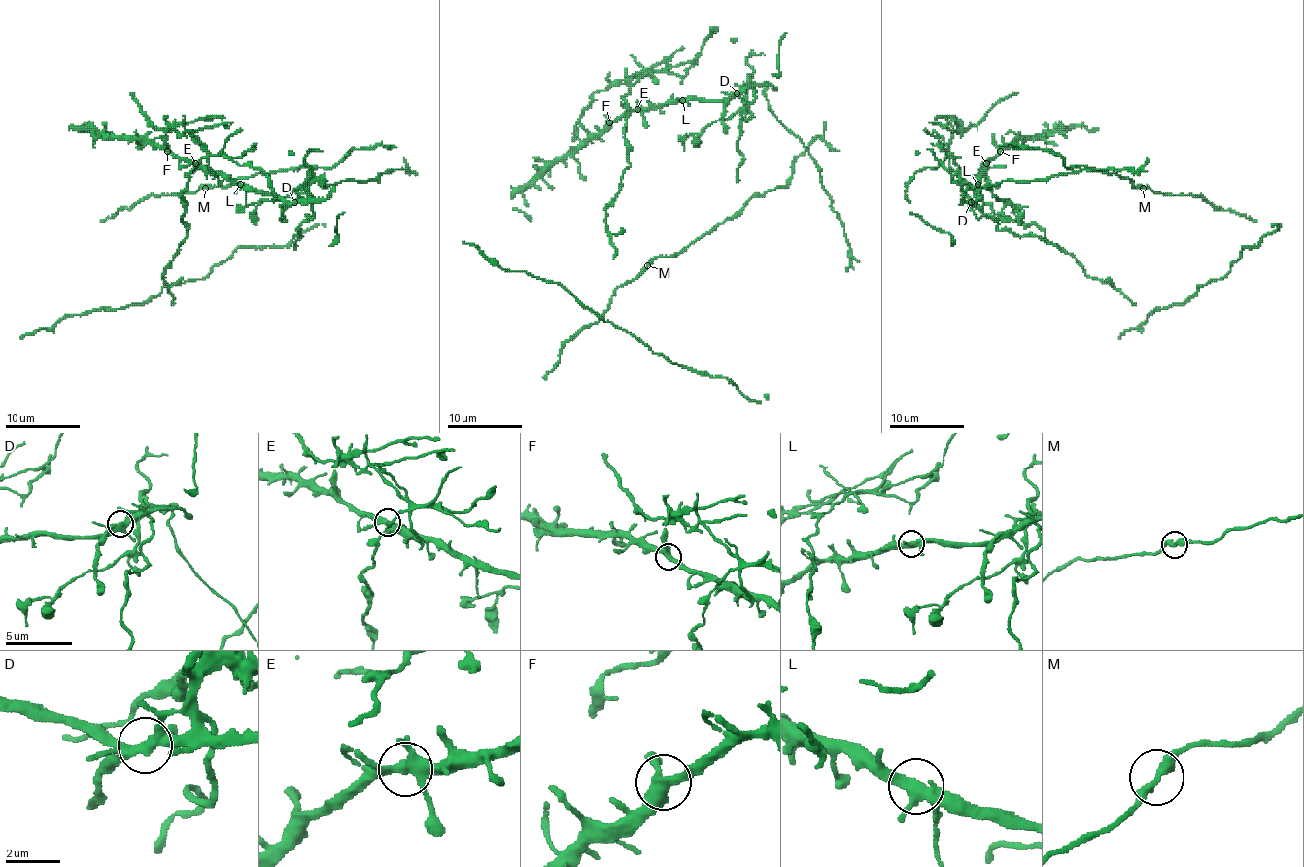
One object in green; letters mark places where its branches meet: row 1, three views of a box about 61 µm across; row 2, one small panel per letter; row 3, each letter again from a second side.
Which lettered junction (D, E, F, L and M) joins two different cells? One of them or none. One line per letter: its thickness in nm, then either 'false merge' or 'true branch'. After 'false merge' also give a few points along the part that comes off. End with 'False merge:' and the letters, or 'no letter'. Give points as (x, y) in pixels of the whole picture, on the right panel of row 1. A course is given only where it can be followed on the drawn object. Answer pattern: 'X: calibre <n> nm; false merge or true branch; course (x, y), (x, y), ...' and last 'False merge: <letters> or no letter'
D: calibre 380 nm; false merge
E: calibre 360 nm; true branch
F: calibre 380 nm; true branch
L: calibre 360 nm; true branch
M: calibre 360 nm; true branch
False merge: D

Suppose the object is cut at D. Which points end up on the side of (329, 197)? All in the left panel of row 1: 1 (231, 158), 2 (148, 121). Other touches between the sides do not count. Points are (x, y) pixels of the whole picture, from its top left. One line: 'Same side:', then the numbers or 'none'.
Same side: none

